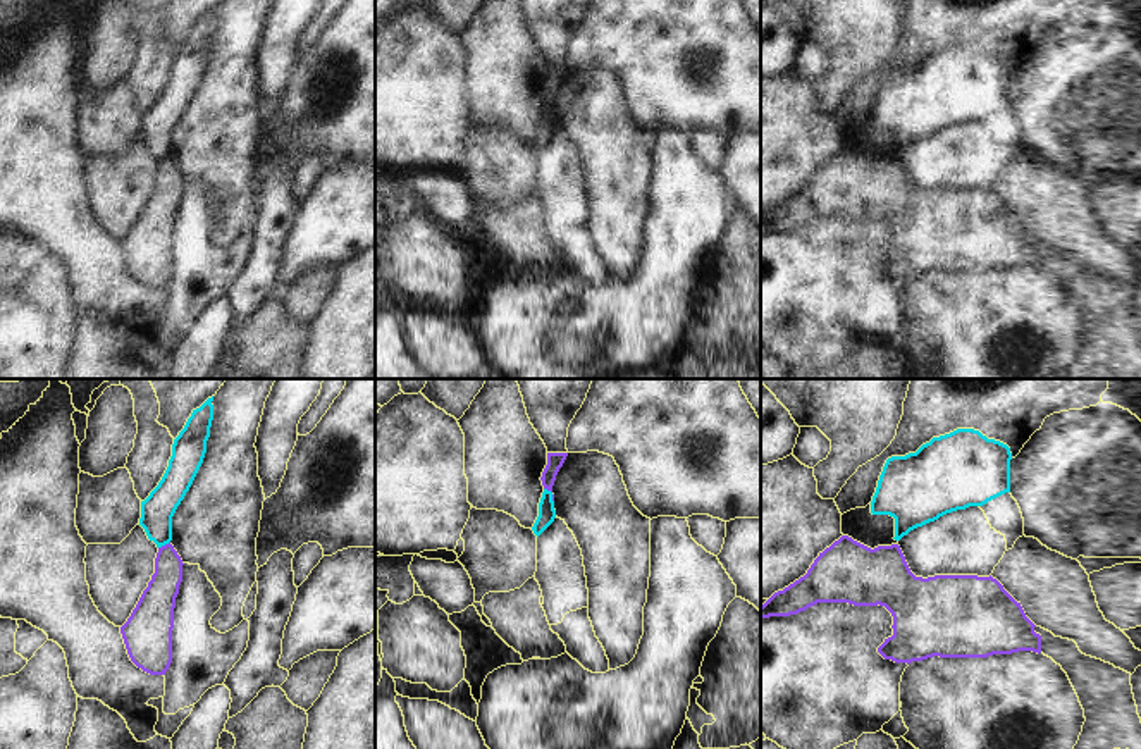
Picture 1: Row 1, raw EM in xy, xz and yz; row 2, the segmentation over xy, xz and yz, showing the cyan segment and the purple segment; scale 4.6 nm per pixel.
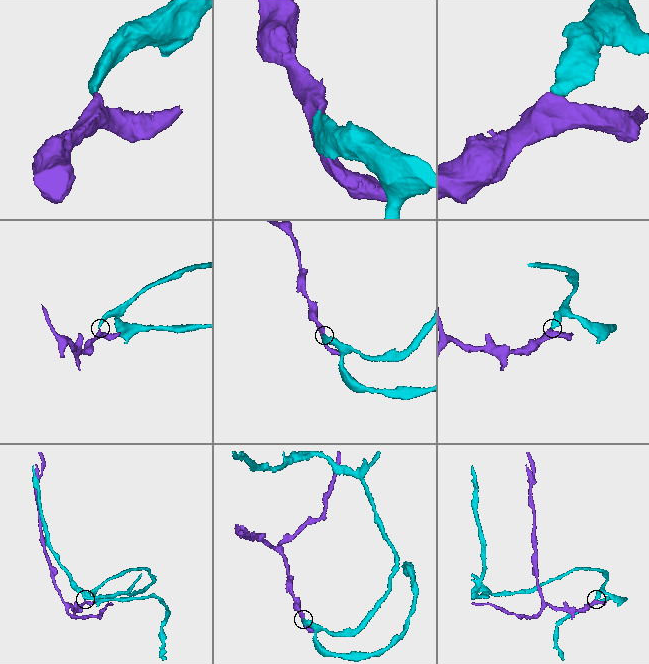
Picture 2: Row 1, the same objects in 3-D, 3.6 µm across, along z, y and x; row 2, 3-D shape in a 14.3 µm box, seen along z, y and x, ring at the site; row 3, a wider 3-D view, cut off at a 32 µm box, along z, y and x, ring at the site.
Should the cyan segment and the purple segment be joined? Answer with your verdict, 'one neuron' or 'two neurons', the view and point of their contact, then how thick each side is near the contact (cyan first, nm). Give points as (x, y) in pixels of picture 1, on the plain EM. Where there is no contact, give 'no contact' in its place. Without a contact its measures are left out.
two neurons; meets cyan in xz at (551, 109); 80 nm thick on the cyan side, 80 nm on the other

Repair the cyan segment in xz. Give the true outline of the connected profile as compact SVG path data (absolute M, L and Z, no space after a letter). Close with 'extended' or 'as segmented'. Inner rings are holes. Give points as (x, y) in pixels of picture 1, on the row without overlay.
M544 103L539 117L539 131L532 141L533 148L539 152L556 133L552 107Z | as segmented

